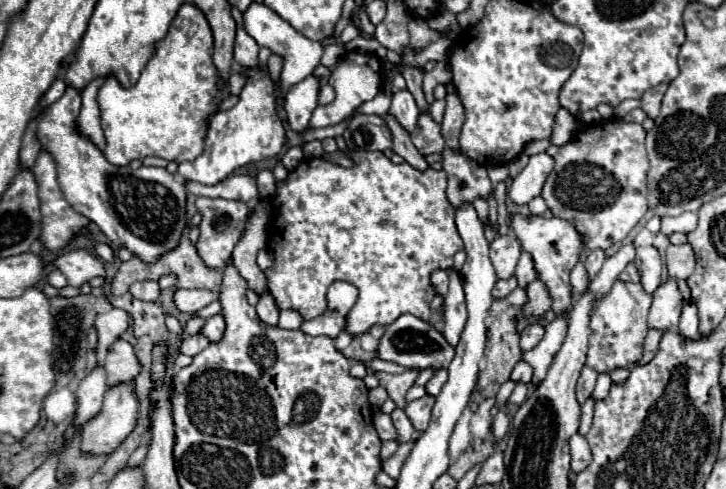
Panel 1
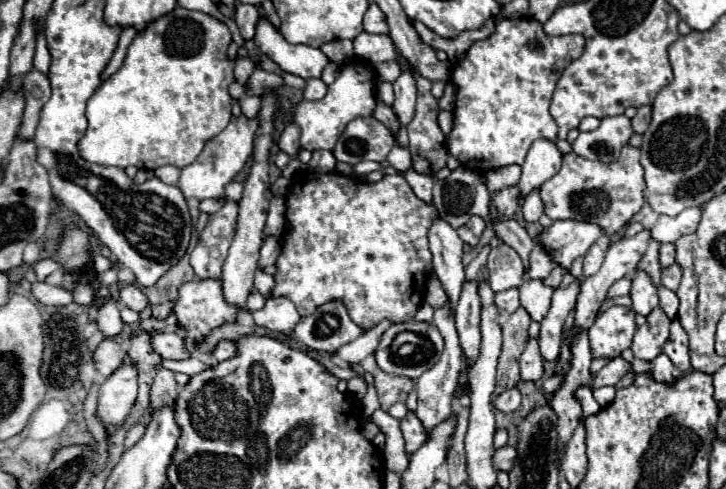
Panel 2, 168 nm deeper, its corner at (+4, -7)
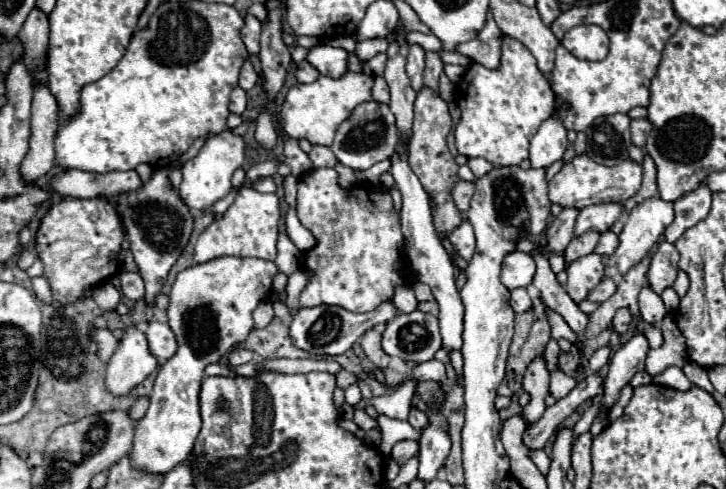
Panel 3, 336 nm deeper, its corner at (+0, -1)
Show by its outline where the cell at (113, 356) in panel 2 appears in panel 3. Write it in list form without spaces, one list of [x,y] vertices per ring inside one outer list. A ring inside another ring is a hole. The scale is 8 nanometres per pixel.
[[[93,328],[91,332],[91,340],[95,340],[97,344],[97,356],[103,362],[109,362],[109,358],[113,356],[113,350],[117,348],[117,338],[111,334],[111,330],[101,330],[101,328]]]

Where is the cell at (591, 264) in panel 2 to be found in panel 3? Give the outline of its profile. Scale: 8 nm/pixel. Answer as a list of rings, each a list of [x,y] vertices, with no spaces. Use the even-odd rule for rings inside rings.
[[[607,230],[605,234],[601,234],[601,240],[599,240],[599,244],[597,244],[595,252],[597,252],[597,254],[611,256],[611,254],[617,250],[617,246],[619,246],[619,236],[617,236],[617,234],[613,234],[611,230]]]

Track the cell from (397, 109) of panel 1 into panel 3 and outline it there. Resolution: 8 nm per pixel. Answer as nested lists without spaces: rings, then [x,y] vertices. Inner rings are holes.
[[[413,44],[409,48],[409,58],[407,58],[407,74],[413,82],[413,90],[423,88],[423,68],[425,68],[425,50],[419,44]]]

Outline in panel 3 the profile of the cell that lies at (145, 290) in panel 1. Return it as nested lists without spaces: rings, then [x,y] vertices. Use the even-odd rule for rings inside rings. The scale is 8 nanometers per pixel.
[[[121,272],[119,282],[121,282],[121,292],[129,300],[141,300],[143,298],[145,290],[143,290],[143,278],[139,272]]]

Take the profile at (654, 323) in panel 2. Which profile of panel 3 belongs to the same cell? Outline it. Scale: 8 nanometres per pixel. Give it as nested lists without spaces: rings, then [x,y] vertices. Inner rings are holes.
[[[635,334],[627,344],[623,344],[609,364],[609,374],[603,382],[603,398],[601,408],[609,412],[619,400],[621,388],[631,382],[631,378],[645,368],[645,356],[649,350],[649,342],[643,334]]]

